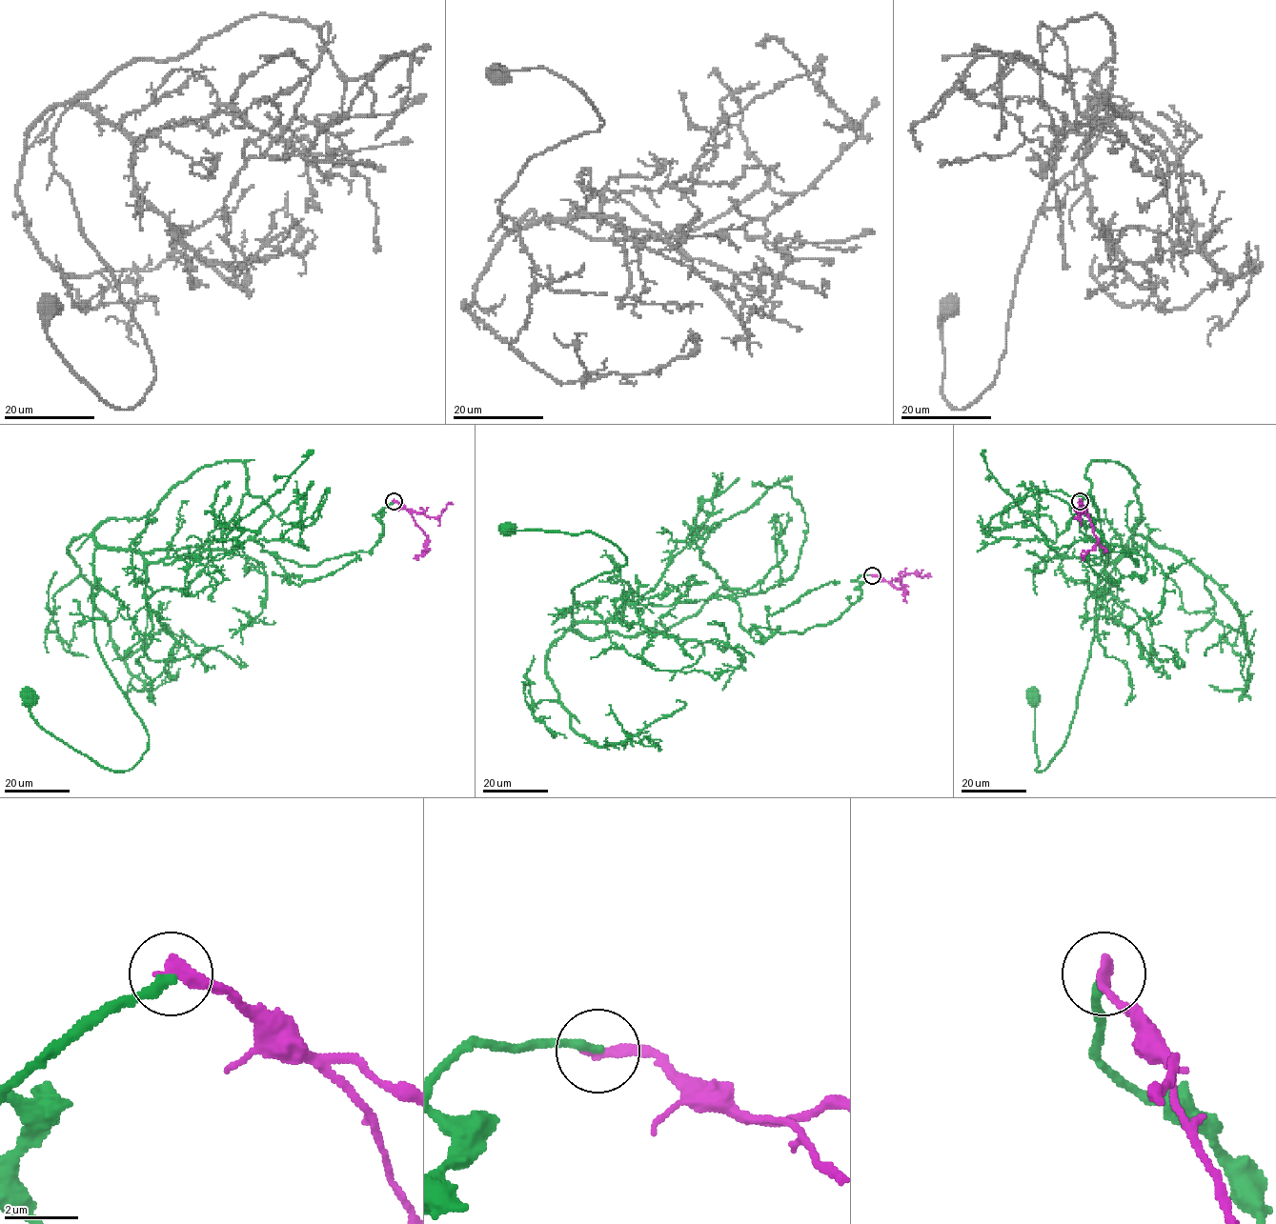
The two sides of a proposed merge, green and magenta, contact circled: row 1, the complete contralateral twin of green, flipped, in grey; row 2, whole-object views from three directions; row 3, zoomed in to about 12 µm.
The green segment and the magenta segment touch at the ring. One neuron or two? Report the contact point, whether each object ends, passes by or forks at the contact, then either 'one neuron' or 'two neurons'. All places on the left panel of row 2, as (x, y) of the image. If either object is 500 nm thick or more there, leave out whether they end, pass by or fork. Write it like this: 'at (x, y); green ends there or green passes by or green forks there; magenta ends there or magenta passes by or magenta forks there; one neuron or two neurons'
at (394, 501); green ends there; magenta ends there; two neurons

